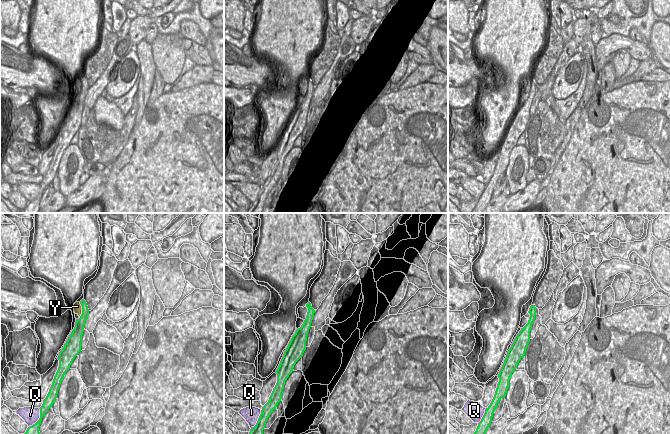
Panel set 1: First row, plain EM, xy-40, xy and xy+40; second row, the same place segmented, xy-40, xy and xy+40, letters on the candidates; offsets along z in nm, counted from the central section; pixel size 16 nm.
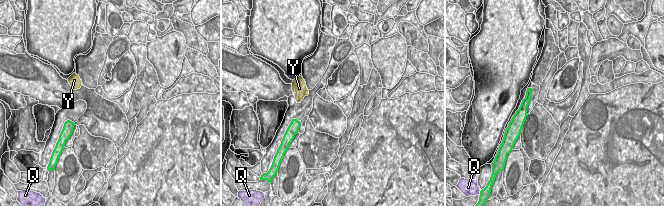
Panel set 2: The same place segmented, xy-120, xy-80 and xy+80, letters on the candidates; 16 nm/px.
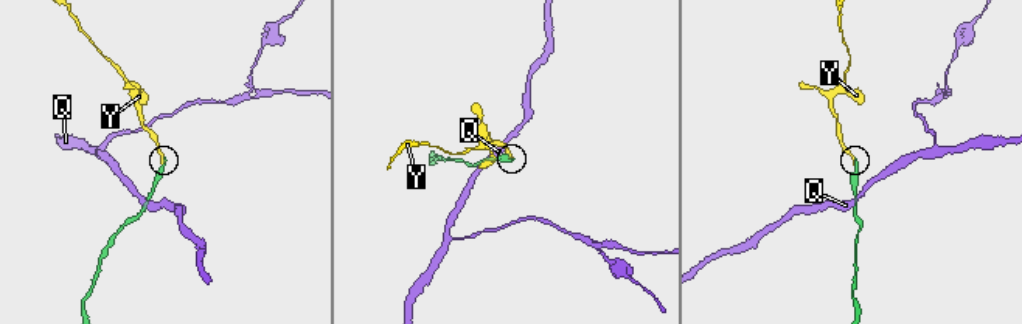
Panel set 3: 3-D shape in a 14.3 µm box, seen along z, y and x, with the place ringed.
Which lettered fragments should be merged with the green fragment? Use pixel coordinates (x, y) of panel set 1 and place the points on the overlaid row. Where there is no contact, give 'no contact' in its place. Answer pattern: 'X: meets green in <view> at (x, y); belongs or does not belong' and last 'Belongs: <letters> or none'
Q: meets green in xy-40 at (39, 419); does not belong
Y: meets green in xy-40 at (82, 310); belongs
Belongs: Y

